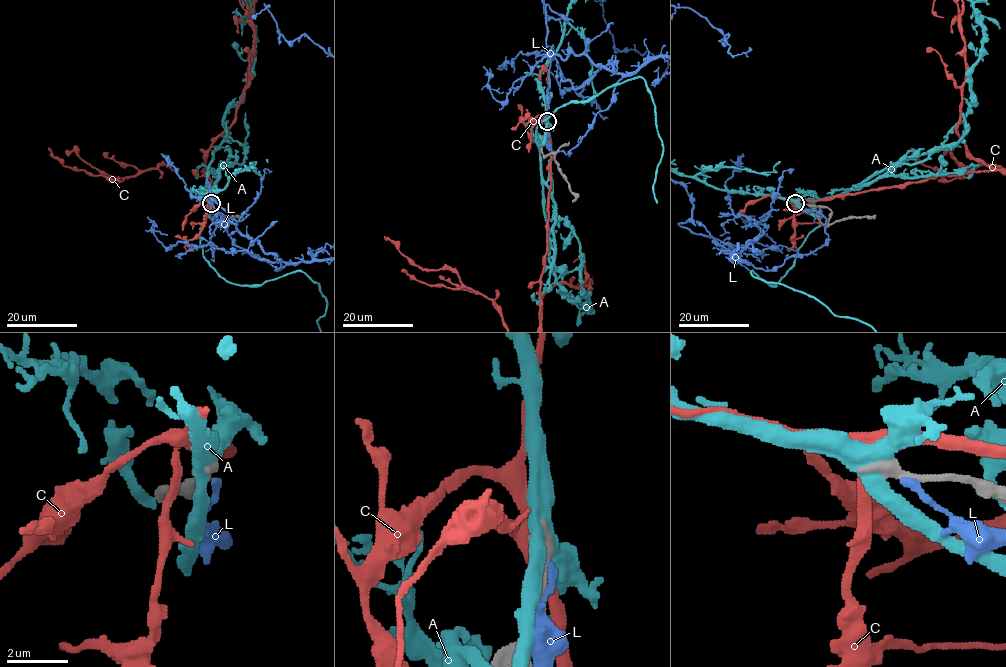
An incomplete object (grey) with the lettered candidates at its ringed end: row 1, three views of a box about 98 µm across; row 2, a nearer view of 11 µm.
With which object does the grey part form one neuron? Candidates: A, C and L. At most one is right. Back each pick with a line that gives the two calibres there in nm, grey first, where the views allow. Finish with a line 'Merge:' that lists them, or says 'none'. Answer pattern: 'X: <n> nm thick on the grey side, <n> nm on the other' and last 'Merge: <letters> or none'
Merge: none

